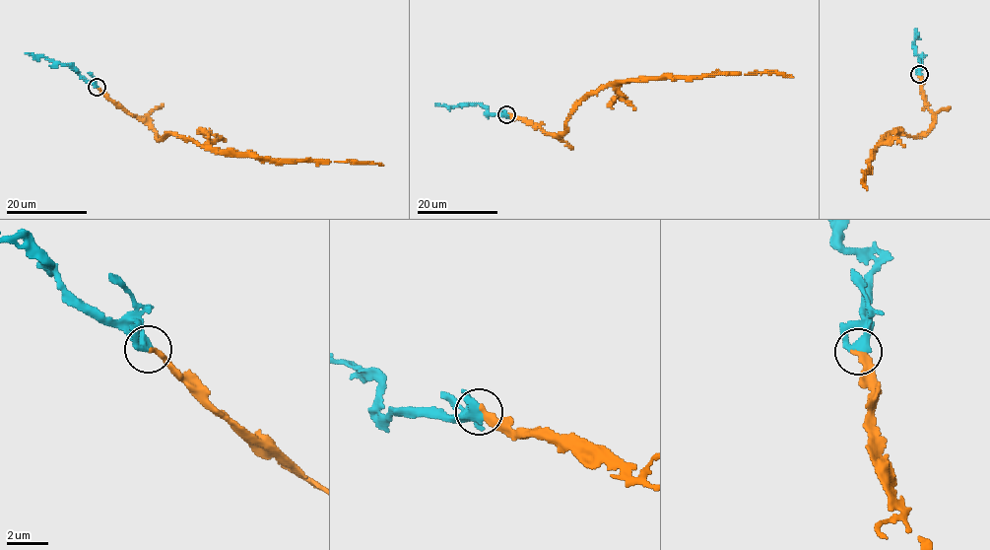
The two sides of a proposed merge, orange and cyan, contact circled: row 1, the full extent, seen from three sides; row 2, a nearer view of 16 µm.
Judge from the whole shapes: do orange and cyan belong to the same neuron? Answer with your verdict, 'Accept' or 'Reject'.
Accept

